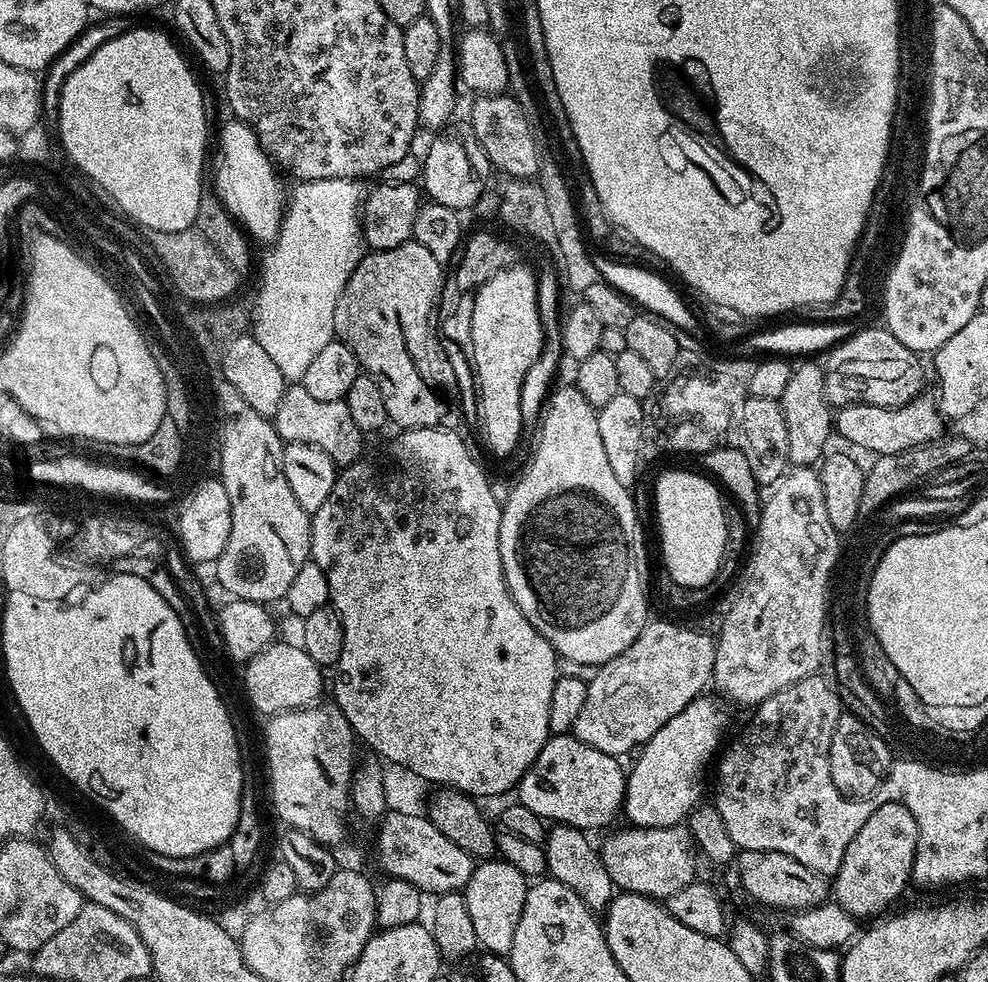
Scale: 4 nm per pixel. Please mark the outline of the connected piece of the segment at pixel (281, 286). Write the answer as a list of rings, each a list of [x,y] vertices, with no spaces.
[[[342,178],[310,180],[297,183],[295,185],[296,189],[293,192],[291,189],[290,195],[287,197],[284,221],[280,223],[280,233],[276,235],[275,240],[271,241],[269,248],[272,249],[269,250],[268,257],[264,260],[264,273],[260,276],[260,289],[255,289],[254,303],[251,306],[250,313],[250,323],[252,322],[251,335],[255,336],[256,341],[262,346],[262,350],[266,350],[266,354],[270,354],[270,359],[274,361],[274,366],[278,366],[278,370],[282,370],[285,381],[303,381],[306,369],[310,366],[310,361],[322,351],[322,346],[329,344],[335,337],[334,310],[338,306],[338,298],[342,294],[350,274],[354,274],[362,255],[362,191],[360,192],[360,186],[357,181],[343,180]]]

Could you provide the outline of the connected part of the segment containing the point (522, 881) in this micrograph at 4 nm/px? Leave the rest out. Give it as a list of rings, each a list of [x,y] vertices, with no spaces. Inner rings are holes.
[[[488,858],[477,863],[472,869],[470,882],[462,890],[466,910],[470,910],[470,923],[474,925],[477,945],[485,953],[507,957],[514,942],[514,930],[518,930],[518,918],[522,918],[522,906],[526,902],[526,894],[530,887],[529,877],[524,876],[503,858]]]

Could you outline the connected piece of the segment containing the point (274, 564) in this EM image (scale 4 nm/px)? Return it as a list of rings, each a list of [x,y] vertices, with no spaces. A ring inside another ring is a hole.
[[[217,379],[214,384],[214,404],[222,408],[218,418],[220,461],[218,479],[226,486],[226,498],[230,498],[230,538],[226,550],[214,561],[216,580],[225,588],[229,597],[238,600],[252,600],[254,603],[271,605],[271,600],[283,601],[290,582],[294,582],[298,570],[310,559],[312,550],[312,518],[302,510],[290,490],[280,465],[282,441],[276,432],[276,425],[269,417],[258,414],[230,386],[230,382]]]

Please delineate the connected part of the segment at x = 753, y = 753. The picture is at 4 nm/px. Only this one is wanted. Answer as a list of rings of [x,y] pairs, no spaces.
[[[813,674],[802,678],[796,684],[790,685],[786,690],[778,690],[778,694],[770,694],[770,698],[766,698],[760,704],[755,705],[753,712],[756,713],[749,718],[748,725],[737,734],[736,741],[728,749],[725,747],[718,756],[720,765],[716,768],[716,780],[720,785],[716,788],[714,803],[717,810],[722,814],[722,822],[726,822],[726,830],[730,830],[730,838],[736,844],[737,849],[746,852],[786,854],[790,858],[802,862],[802,866],[814,870],[819,876],[835,877],[836,871],[842,866],[842,858],[846,858],[846,846],[850,846],[850,842],[854,842],[858,830],[862,830],[866,818],[870,818],[870,814],[874,814],[877,806],[877,801],[872,798],[853,798],[842,795],[838,786],[834,786],[834,778],[830,778],[830,742],[836,729],[836,723],[839,722],[842,715],[840,700],[836,697],[835,690],[820,677],[820,674]]]

